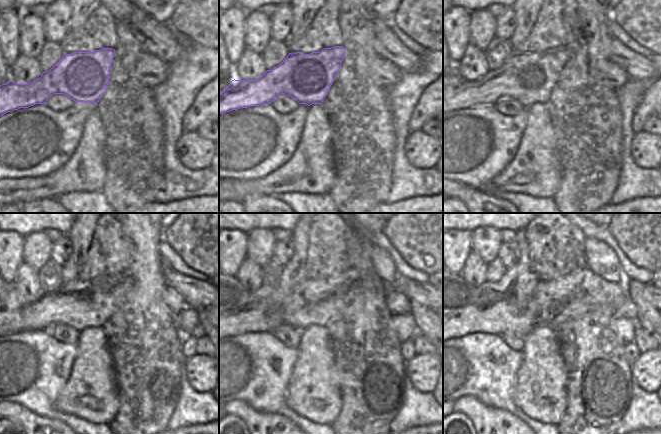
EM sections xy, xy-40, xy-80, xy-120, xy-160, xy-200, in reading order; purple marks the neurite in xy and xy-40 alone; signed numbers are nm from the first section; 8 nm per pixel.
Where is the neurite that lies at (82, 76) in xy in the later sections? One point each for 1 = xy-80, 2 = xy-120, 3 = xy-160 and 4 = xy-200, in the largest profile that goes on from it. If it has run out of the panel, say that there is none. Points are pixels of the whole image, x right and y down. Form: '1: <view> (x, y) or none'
1: xy-80 (529, 79)
2: xy-120 (81, 303)
3: xy-160 (327, 298)
4: xy-200 (554, 301)

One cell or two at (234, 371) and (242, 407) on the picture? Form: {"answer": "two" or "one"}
{"answer": "two"}

